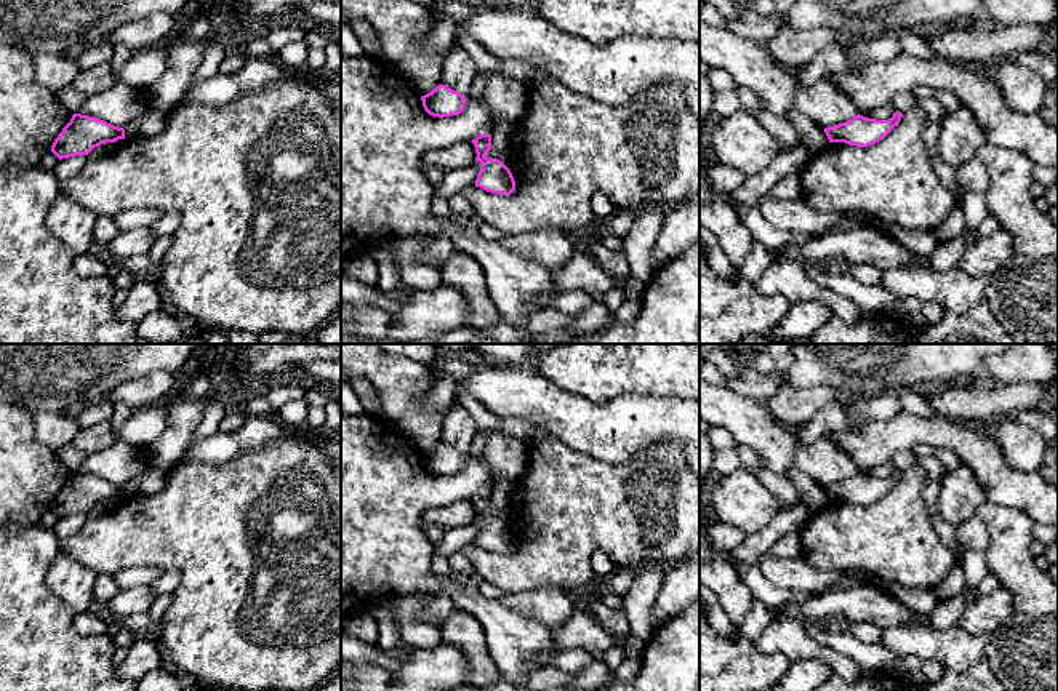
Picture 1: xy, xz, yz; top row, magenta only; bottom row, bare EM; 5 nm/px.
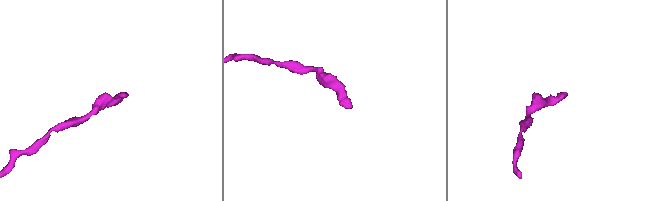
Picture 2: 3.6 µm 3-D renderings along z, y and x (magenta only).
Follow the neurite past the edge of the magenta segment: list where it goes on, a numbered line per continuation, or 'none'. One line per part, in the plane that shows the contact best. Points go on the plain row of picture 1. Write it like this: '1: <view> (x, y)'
none

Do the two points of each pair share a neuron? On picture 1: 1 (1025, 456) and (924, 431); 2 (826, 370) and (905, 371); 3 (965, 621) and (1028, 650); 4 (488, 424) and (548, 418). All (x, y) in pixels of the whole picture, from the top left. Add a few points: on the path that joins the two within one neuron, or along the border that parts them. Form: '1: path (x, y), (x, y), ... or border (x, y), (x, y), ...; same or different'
1: border (988, 429), (1012, 467), (1033, 471); different
2: path (845, 368), (885, 368); same
3: border (1012, 600), (1010, 618), (988, 634); different
4: border (471, 394), (501, 418); different

